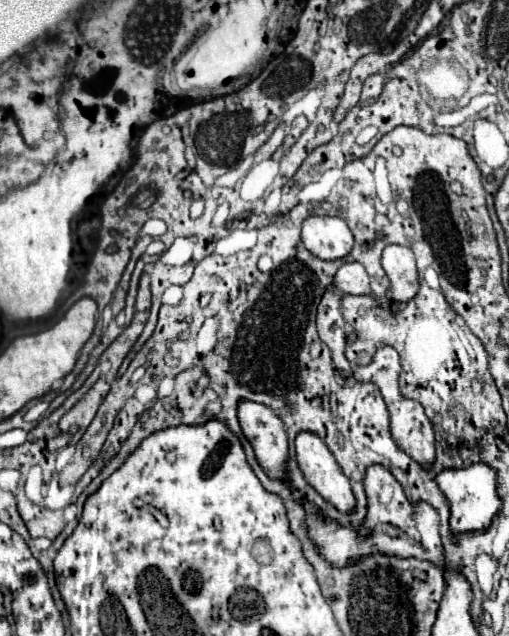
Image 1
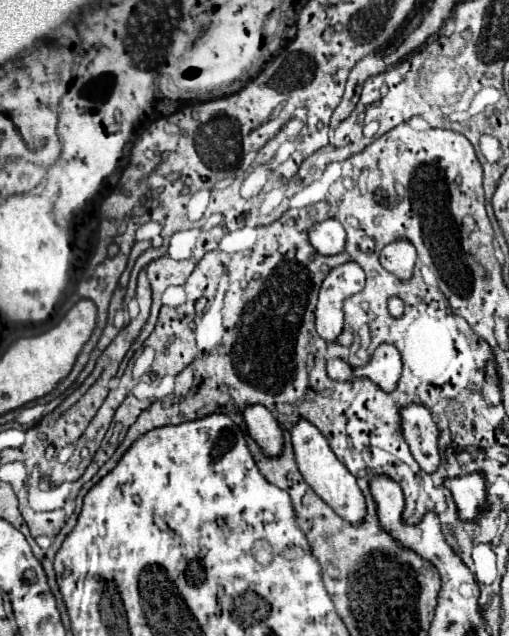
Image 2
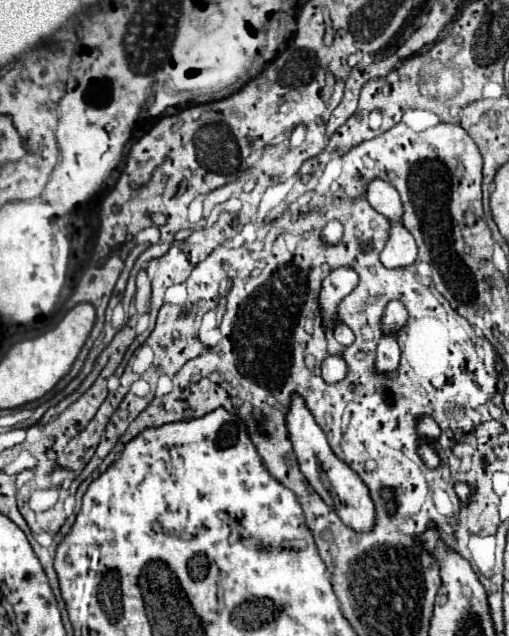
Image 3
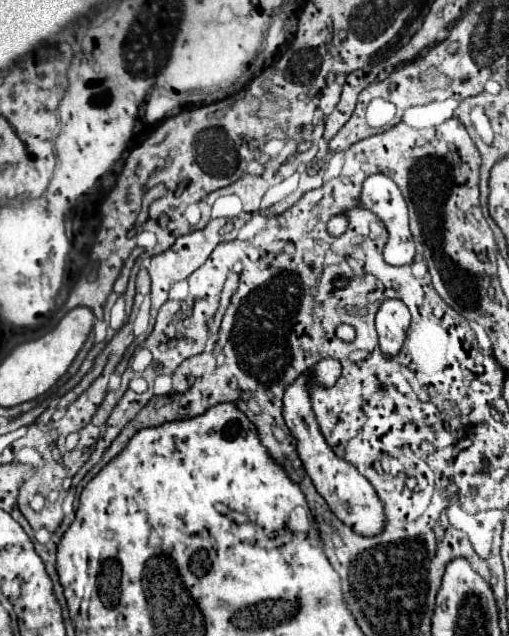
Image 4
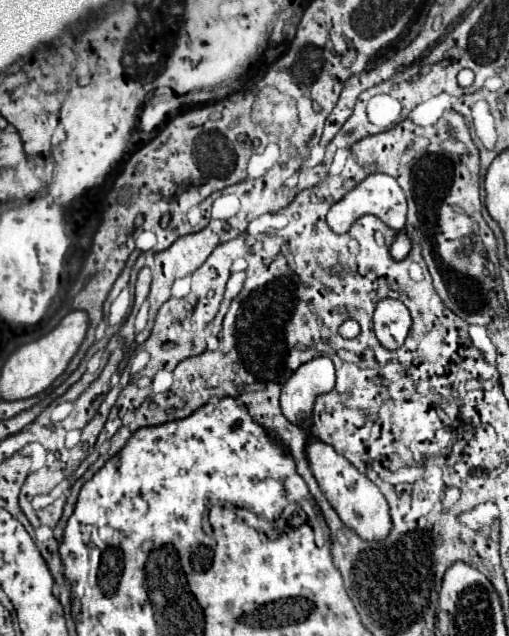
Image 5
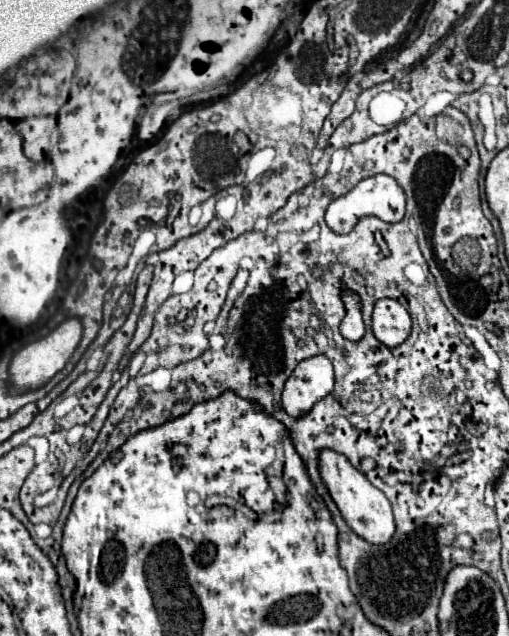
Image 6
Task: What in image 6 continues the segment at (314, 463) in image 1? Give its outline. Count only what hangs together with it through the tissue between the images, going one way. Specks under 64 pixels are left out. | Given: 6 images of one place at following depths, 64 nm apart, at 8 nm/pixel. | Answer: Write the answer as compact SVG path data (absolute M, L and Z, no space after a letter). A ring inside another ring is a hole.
M326 356L302 360L288 378L282 392L282 408L298 418L334 390L334 368ZM322 450L320 452L320 476L324 484L328 486L330 496L334 498L336 506L340 508L346 524L366 542L372 542L376 546L384 546L392 540L396 532L396 524L392 518L392 506L386 500L386 496L380 494L376 486L370 484L370 480L358 472L346 456L334 452L334 450Z

